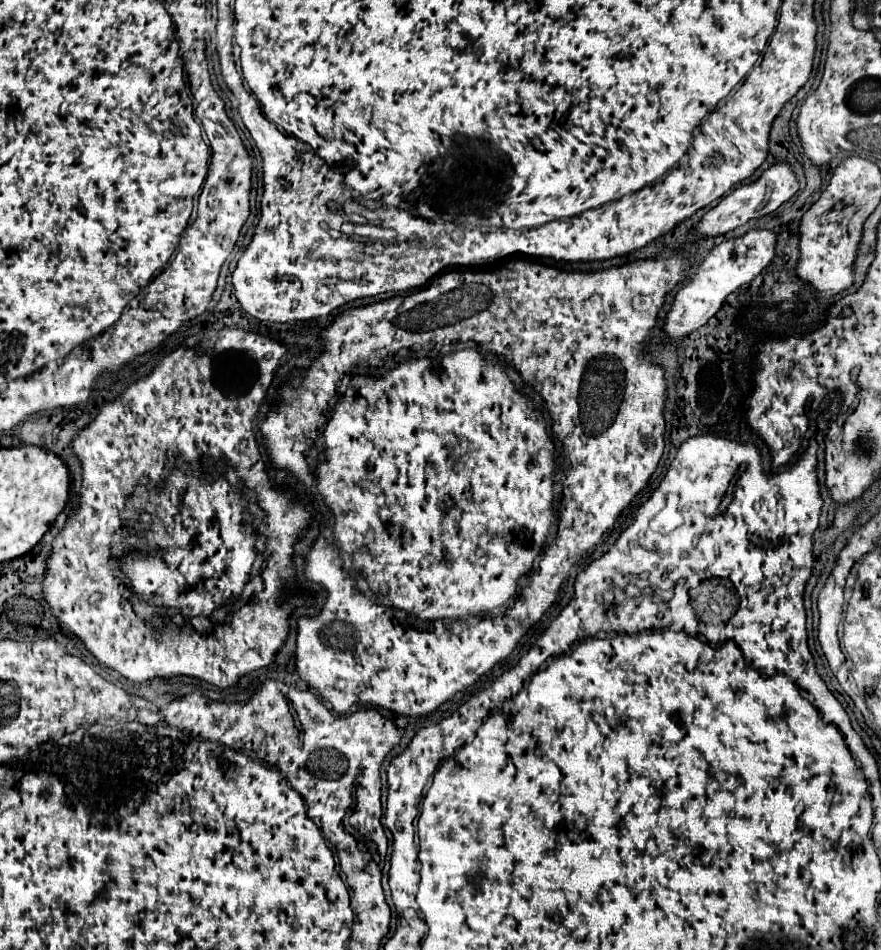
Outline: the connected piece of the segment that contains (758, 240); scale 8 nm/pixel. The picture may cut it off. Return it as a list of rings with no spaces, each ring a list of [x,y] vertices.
[[[762,228],[762,230],[750,230],[744,236],[730,238],[722,244],[718,244],[708,258],[700,264],[698,272],[690,278],[690,282],[674,296],[672,310],[668,312],[664,332],[670,338],[684,338],[692,330],[704,326],[722,306],[728,294],[732,294],[742,284],[748,284],[754,280],[774,258],[776,252],[776,232]]]

